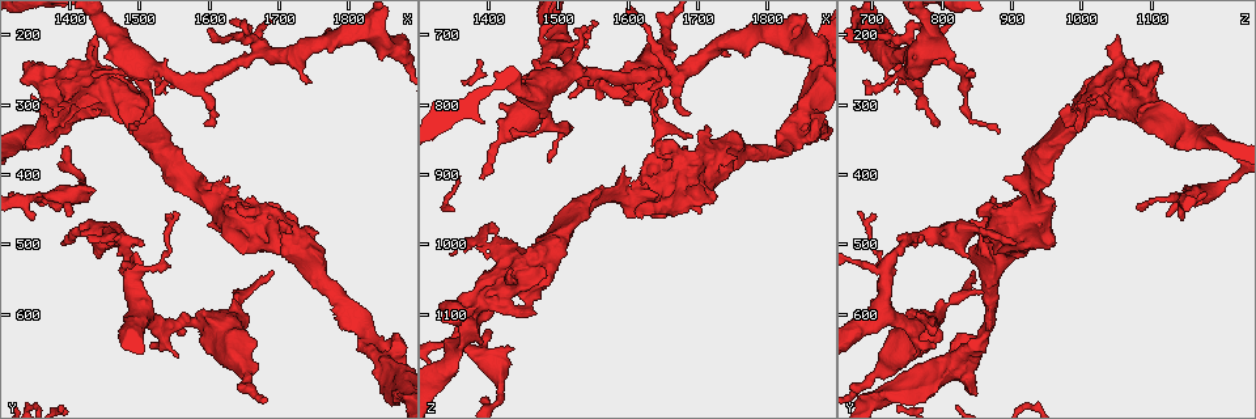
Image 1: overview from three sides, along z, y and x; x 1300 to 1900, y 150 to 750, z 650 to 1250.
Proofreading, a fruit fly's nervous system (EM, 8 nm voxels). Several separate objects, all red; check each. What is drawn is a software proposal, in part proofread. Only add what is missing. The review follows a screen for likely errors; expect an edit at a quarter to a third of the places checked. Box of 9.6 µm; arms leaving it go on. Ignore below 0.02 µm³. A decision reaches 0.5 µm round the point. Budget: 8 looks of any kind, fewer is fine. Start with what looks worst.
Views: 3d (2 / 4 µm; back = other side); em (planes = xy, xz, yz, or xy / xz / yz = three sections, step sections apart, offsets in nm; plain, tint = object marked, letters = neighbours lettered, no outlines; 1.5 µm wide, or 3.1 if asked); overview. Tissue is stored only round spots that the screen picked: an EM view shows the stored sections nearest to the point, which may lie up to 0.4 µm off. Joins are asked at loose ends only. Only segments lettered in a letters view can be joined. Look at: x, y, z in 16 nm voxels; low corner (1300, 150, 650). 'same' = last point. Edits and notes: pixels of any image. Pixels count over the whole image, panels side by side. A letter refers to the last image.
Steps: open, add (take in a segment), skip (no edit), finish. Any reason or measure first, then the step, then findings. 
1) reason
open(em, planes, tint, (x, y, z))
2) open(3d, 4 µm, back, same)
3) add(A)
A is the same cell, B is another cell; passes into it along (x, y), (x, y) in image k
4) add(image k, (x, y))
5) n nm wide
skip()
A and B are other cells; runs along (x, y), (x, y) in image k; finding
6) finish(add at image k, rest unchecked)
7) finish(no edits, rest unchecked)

free end
open(em, xz, step 8, tint, (1770, 195, 730))

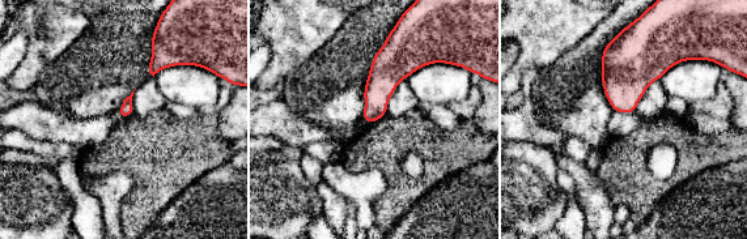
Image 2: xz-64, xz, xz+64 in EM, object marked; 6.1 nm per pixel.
open(em, planes, letters, same)

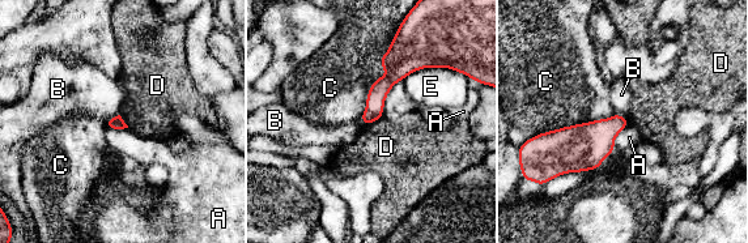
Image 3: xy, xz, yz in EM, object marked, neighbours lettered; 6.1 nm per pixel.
skip()
A, B, C, D and E are other cells; border along (382, 116), (365, 126) in image 3; no lettered segment goes on from it

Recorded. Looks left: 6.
open(3d, 2 µm, (1710, 520, 870))

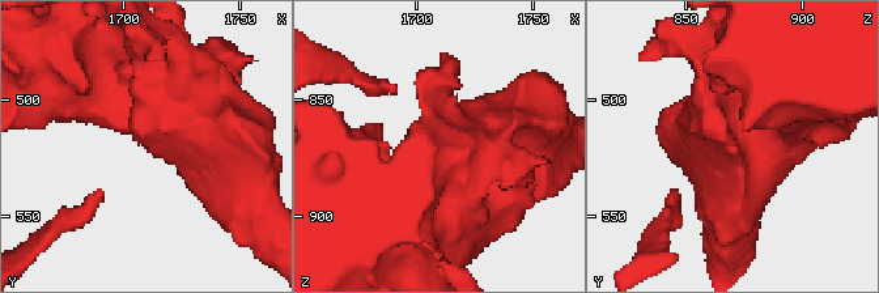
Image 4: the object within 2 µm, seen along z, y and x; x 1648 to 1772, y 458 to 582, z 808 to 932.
now the EM
open(em, yz, step 4, tint, (1712, 523, 871))

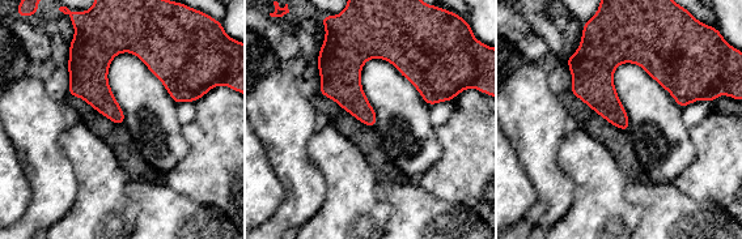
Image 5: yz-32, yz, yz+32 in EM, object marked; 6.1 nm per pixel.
open(em, planes, letters, same)

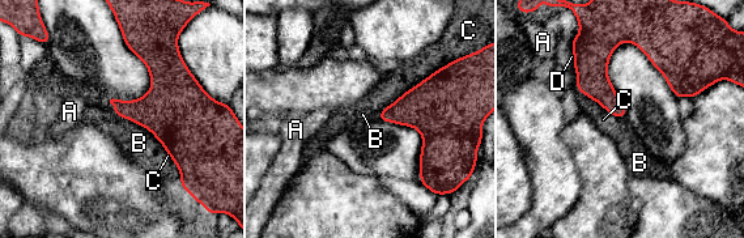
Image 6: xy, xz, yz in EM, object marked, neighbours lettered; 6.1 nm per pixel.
skip()
A, B, C and D are other cells; border along (113, 113), (143, 126), (157, 139) in image 6; no lettered segment goes on from it

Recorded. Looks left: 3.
an open end
open(em, planes, letters, (1345, 240, 1115))

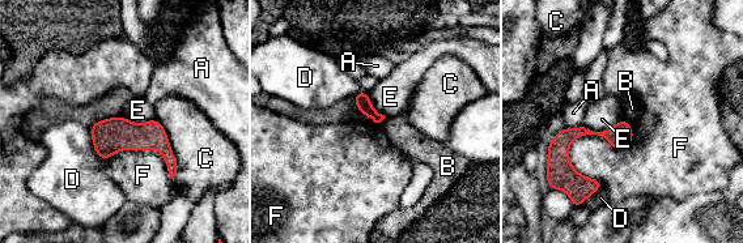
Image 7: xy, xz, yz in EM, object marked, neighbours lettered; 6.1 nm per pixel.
skip()
A, B, C, D, E and F are other cells; runs along (629, 129), (559, 137) in image 7; none of them fits

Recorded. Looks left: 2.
finish(no edits, rest unchecked)

